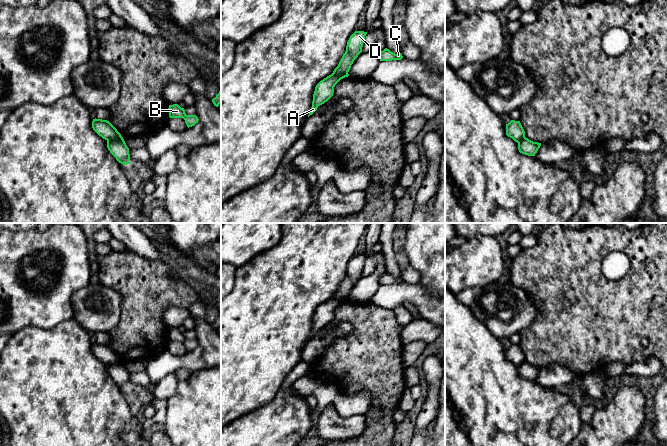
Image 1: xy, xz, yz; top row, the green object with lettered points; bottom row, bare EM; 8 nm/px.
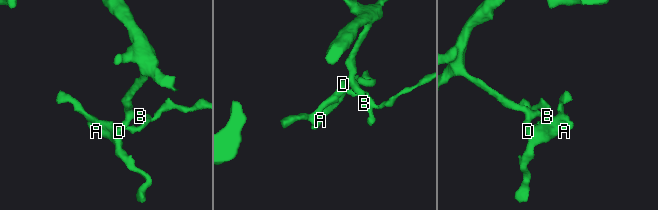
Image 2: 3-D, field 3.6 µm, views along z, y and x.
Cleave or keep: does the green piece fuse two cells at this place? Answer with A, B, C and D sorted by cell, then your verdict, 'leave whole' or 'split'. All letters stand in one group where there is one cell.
groups A B D / C; split

